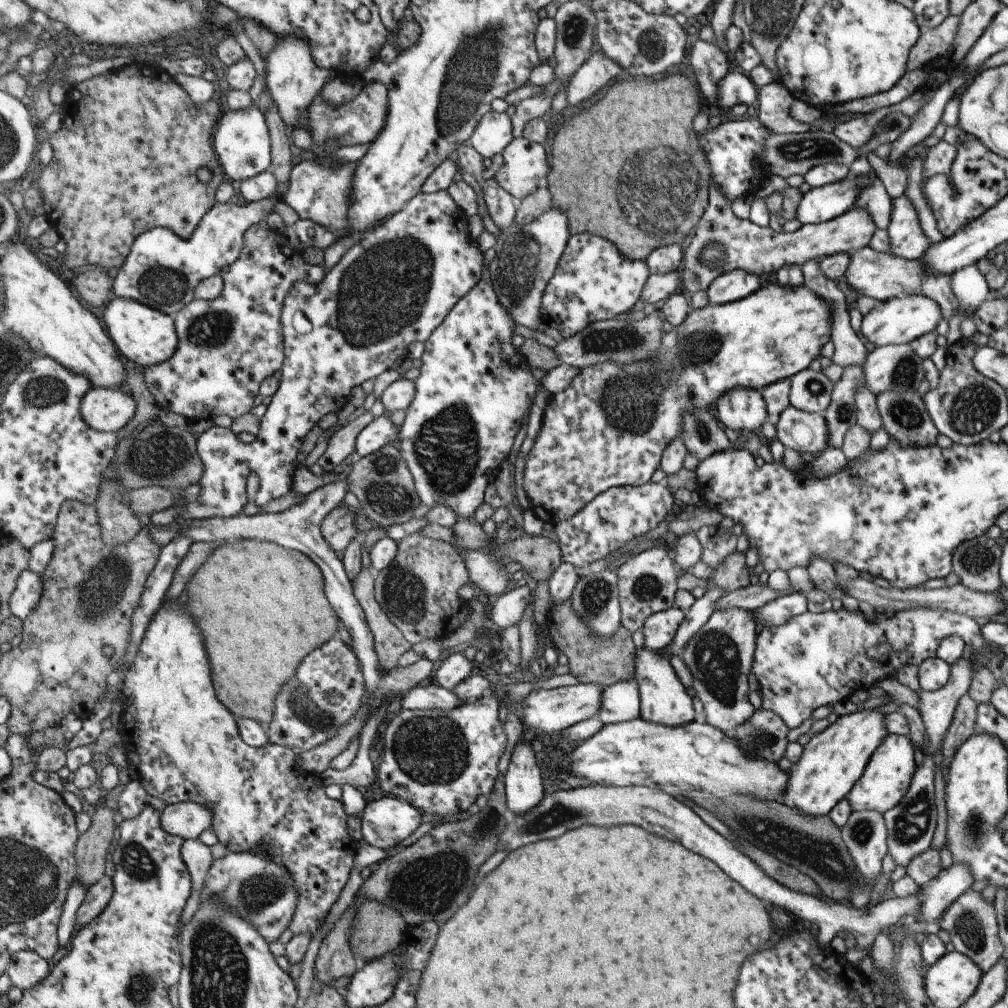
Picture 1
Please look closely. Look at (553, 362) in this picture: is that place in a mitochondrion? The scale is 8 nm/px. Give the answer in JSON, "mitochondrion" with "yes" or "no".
{"mitochondrion":"no"}

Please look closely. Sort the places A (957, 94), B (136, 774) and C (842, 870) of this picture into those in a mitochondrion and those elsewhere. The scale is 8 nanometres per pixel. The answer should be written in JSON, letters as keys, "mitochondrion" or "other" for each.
{"A":"other","B":"other","C":"mitochondrion"}

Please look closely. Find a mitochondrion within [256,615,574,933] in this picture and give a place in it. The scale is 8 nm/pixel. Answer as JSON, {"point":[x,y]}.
{"point":[427,884]}

